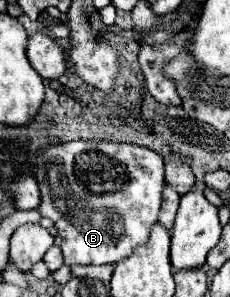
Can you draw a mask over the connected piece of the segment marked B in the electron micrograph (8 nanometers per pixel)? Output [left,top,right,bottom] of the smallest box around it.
[35,140,165,266]

